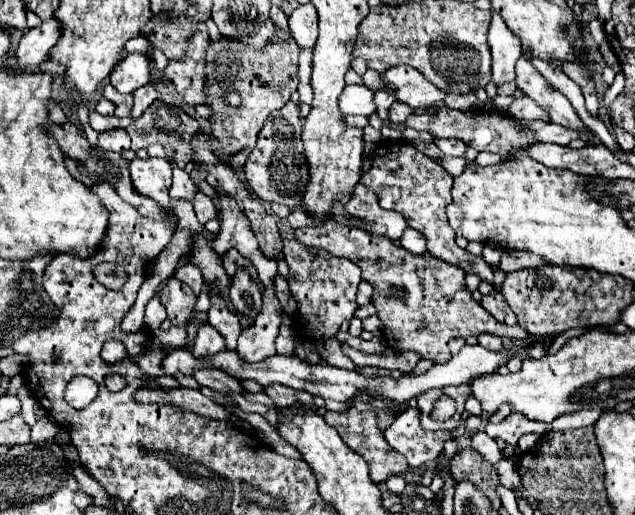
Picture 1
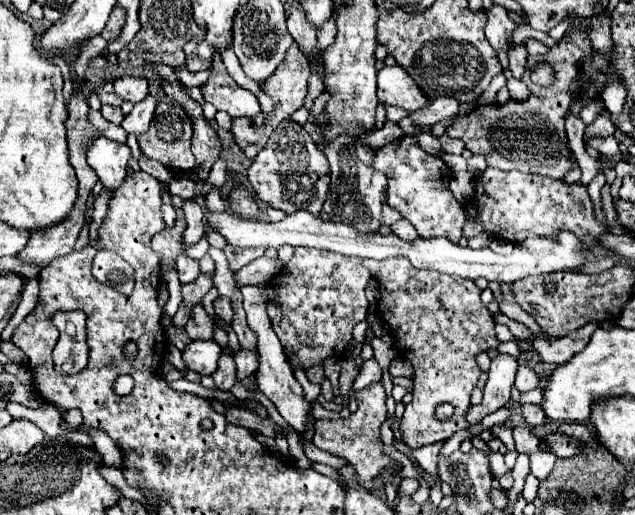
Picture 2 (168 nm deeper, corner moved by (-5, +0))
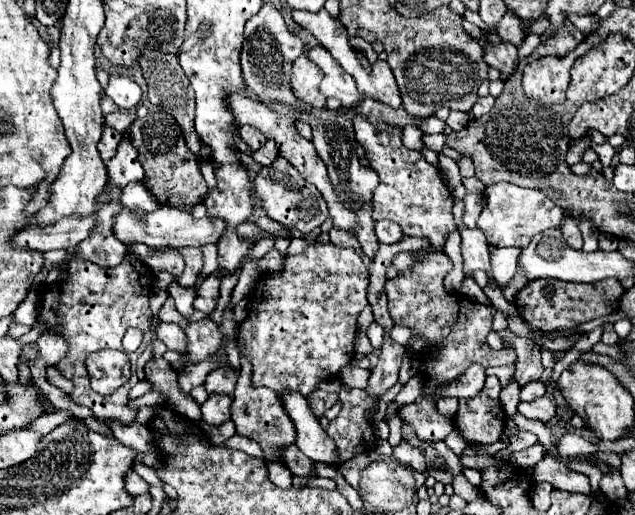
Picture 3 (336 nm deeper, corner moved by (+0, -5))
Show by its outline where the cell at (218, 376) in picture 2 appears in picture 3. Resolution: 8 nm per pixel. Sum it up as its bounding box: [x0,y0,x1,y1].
[200,394,232,426]

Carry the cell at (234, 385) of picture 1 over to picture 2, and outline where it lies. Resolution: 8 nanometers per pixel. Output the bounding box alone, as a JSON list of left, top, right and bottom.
[183,341,221,376]

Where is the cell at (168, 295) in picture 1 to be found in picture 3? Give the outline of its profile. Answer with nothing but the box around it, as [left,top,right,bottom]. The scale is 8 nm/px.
[184,318,222,364]

